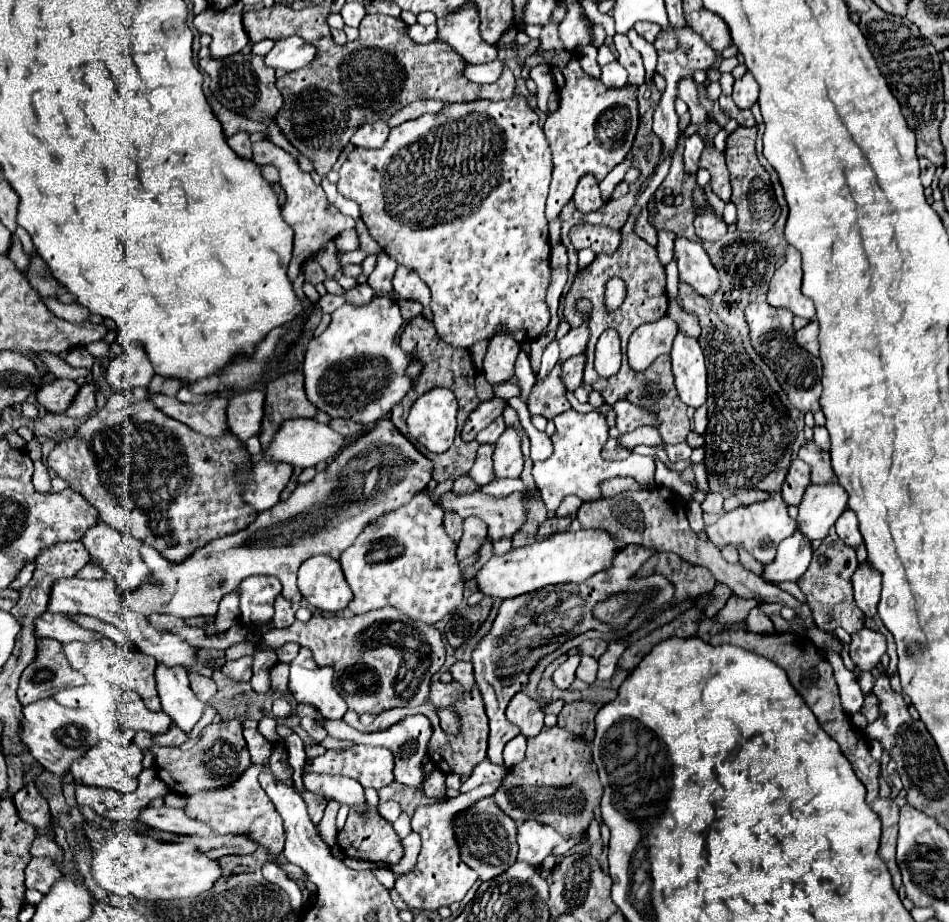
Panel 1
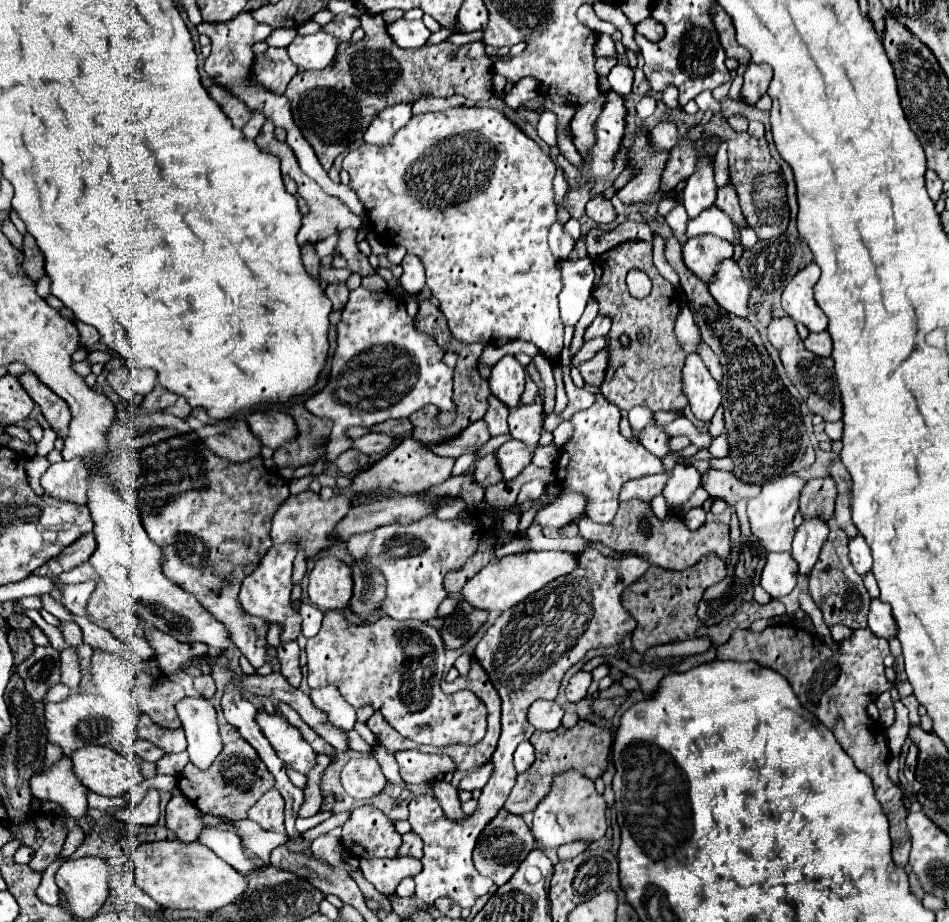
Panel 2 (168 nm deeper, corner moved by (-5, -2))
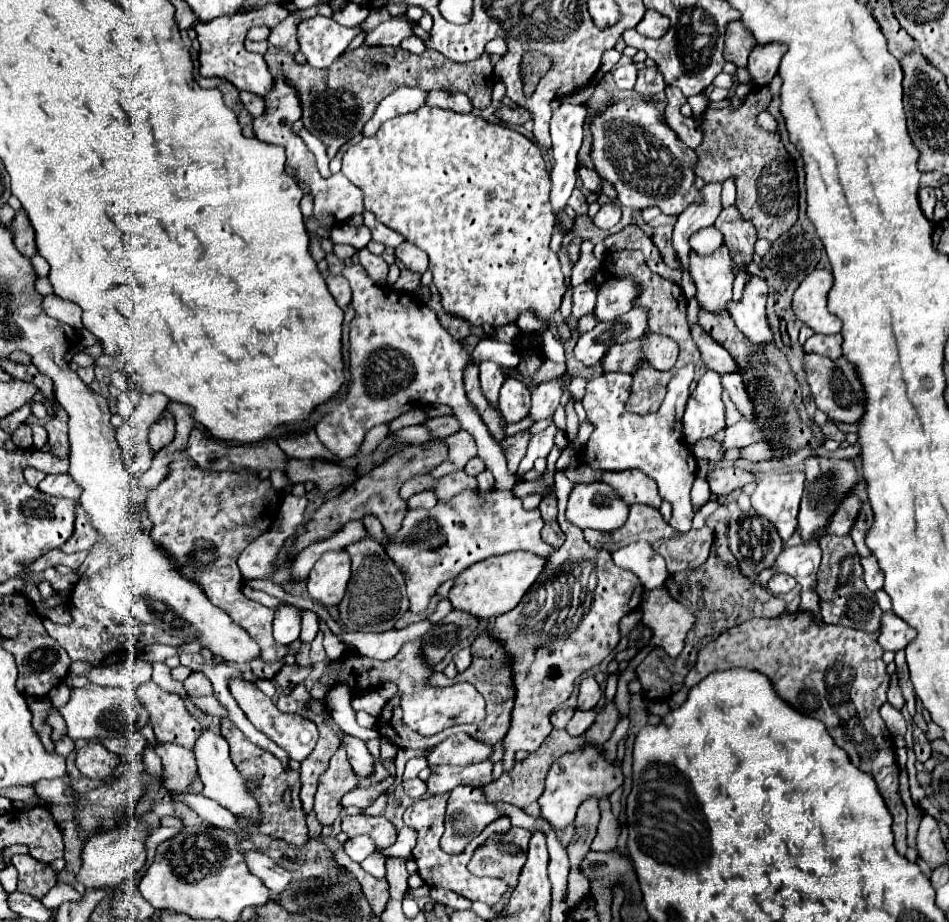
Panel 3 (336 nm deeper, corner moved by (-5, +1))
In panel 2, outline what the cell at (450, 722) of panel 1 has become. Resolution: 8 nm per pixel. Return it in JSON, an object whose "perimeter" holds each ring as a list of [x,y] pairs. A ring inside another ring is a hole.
{"perimeter":[[[325,612],[317,636],[307,640],[307,682],[311,688],[333,684],[355,708],[373,706],[405,738],[417,744],[477,744],[485,736],[487,710],[471,692],[445,694],[439,686],[445,648],[439,630],[425,622],[379,618],[371,624],[347,624],[341,612]]]}

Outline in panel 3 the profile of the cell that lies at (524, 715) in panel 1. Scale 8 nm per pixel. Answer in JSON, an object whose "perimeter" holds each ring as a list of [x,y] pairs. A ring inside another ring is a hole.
{"perimeter":[[[561,707],[555,713],[551,713],[551,725],[555,729],[565,729],[565,725],[569,723],[571,717],[573,717],[573,709],[571,707]]]}

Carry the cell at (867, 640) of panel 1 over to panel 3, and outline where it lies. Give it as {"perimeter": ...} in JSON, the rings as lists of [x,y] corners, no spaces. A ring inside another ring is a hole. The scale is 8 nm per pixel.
{"perimeter":[[[805,611],[783,613],[783,619],[749,619],[723,631],[699,653],[699,661],[685,677],[683,687],[691,687],[711,671],[729,669],[735,663],[737,667],[765,673],[773,681],[779,697],[799,709],[799,713],[819,719],[835,743],[847,751],[853,765],[873,775],[879,793],[893,815],[895,849],[905,855],[907,811],[897,791],[899,767],[895,759],[895,745],[891,733],[879,717],[879,707],[887,701],[885,693],[889,689],[889,675],[881,655],[883,649],[877,643],[877,631],[865,633],[853,627],[825,625],[821,619],[815,619]]]}

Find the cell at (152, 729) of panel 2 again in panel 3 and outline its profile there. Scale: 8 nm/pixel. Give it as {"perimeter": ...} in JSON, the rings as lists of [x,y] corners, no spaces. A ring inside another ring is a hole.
{"perimeter":[[[155,739],[153,743],[155,753],[163,761],[163,783],[171,791],[185,791],[191,779],[197,775],[195,755],[191,749],[183,749],[181,745],[159,745]]]}

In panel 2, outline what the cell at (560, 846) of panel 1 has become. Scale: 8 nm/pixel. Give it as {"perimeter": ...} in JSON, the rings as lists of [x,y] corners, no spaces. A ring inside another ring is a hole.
{"perimeter":[[[561,772],[555,776],[555,782],[549,790],[549,794],[539,802],[535,808],[533,818],[533,836],[545,846],[545,848],[559,848],[561,844],[573,842],[573,840],[599,840],[605,836],[607,820],[605,820],[605,800],[595,790],[595,784],[583,774],[583,772]]]}

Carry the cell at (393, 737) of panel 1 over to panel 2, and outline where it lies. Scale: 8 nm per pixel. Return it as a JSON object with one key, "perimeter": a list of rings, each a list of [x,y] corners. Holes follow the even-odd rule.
{"perimeter":[[[435,780],[431,788],[433,788],[435,798],[439,800],[439,804],[441,804],[441,808],[443,808],[443,812],[445,812],[445,816],[447,816],[449,820],[459,822],[459,820],[467,818],[467,814],[461,810],[459,790],[457,790],[455,786],[447,784],[445,780]]]}

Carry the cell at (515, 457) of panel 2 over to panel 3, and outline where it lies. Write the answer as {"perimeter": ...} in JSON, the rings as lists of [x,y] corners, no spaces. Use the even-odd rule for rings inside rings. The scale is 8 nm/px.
{"perimeter":[[[549,425],[543,433],[531,437],[531,441],[529,441],[529,445],[527,445],[527,451],[525,451],[525,457],[523,457],[521,463],[519,463],[517,475],[527,473],[527,471],[533,467],[533,461],[535,461],[537,457],[547,457],[547,455],[549,455],[549,451],[551,451],[551,447],[553,447],[555,431],[557,431],[557,427],[555,427],[555,425]]]}

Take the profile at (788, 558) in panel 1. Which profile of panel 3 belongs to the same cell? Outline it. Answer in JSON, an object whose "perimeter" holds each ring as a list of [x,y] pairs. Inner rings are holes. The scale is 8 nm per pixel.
{"perimeter":[[[775,573],[769,581],[769,589],[773,591],[773,595],[783,595],[783,593],[789,593],[793,587],[795,587],[795,579],[791,575],[785,575],[785,573]]]}

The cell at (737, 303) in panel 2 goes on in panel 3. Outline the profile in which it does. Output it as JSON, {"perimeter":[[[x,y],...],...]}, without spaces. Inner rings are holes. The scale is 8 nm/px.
{"perimeter":[[[751,275],[743,287],[741,299],[731,301],[731,305],[727,305],[737,327],[755,343],[773,341],[773,333],[765,317],[765,301],[767,301],[767,283],[761,277]]]}

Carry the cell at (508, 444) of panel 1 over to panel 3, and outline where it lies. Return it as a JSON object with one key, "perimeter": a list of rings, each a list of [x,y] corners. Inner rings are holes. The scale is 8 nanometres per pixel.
{"perimeter":[[[561,377],[537,385],[533,389],[533,393],[531,393],[531,411],[529,411],[529,417],[533,421],[541,421],[545,417],[551,417],[553,411],[557,409],[557,405],[559,405],[561,391],[563,391],[563,379]]]}

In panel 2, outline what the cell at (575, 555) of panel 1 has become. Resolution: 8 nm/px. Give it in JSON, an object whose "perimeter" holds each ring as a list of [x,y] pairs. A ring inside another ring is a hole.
{"perimeter":[[[517,552],[489,562],[479,574],[475,574],[461,590],[465,602],[479,610],[505,612],[525,600],[529,594],[543,588],[547,582],[565,576],[577,568],[575,554],[567,552]]]}

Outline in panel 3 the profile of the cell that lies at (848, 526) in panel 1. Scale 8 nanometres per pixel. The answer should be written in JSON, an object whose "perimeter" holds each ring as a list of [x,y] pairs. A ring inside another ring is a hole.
{"perimeter":[[[873,555],[869,557],[861,557],[861,565],[863,565],[863,573],[865,573],[865,583],[871,591],[879,591],[883,587],[883,573],[875,561]]]}

